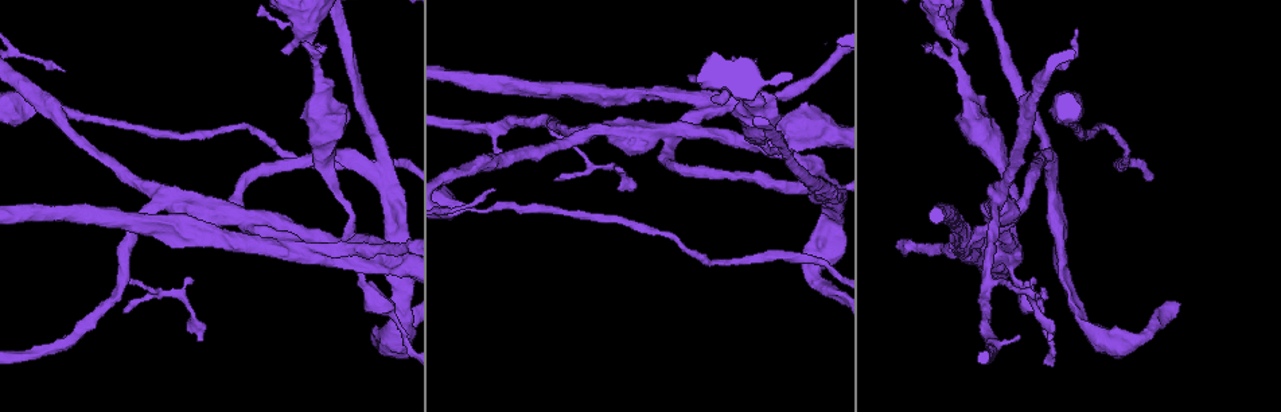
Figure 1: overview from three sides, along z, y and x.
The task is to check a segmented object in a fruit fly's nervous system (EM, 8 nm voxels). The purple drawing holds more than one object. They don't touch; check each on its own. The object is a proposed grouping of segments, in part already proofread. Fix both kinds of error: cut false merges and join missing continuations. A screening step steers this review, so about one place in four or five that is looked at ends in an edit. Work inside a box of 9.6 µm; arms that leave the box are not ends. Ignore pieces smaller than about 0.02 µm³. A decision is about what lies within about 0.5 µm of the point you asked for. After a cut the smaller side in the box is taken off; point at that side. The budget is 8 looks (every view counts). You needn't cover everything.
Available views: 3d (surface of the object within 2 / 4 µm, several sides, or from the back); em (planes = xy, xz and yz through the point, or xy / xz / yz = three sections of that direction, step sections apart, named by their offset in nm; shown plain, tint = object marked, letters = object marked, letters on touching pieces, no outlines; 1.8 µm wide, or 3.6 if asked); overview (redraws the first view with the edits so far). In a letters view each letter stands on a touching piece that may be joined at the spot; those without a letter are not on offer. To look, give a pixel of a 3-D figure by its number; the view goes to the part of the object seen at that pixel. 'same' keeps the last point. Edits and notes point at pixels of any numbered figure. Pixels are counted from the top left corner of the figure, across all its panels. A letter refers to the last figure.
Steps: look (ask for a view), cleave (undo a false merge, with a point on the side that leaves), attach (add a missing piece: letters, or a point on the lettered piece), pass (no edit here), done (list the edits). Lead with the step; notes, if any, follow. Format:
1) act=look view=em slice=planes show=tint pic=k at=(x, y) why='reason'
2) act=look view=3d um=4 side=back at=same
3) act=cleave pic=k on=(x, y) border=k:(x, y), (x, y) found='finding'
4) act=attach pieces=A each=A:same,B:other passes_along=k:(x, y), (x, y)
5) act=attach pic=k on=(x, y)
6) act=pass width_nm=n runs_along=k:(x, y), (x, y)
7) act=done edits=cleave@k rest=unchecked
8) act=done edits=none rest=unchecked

act=look view=3d um=4 pic=1 at=(237, 215) why='arms part here'

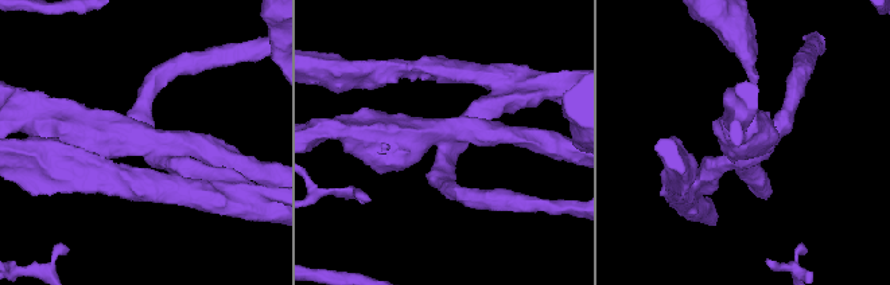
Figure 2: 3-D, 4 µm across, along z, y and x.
act=look view=em slice=planes show=letters pic=2 at=(441, 136) why='shape alone is not enough'

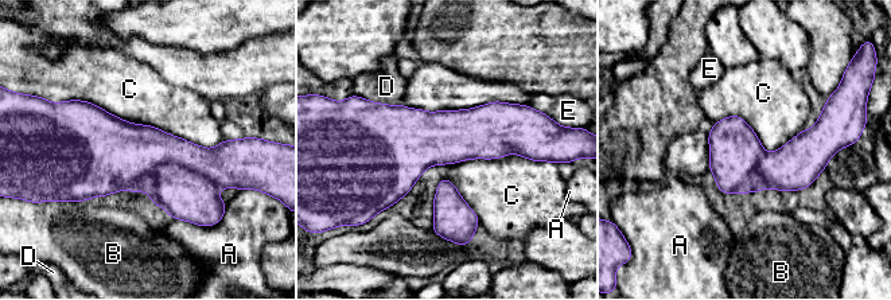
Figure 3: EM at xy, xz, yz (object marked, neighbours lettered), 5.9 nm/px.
act=cleave pic=3 on=(187, 195) each=A:other,B:other,C:other,D:other,E:other found='two cells meet here'

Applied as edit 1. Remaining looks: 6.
act=look view=3d um=4 pic=1 at=(1019, 338) why='free end'

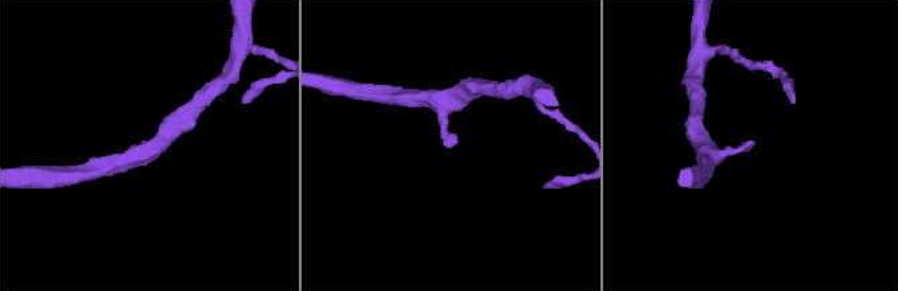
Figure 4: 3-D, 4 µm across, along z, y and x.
act=look view=em um=3.6 slice=xy step=8 show=tint pic=4 at=(754, 141) why='now the EM'

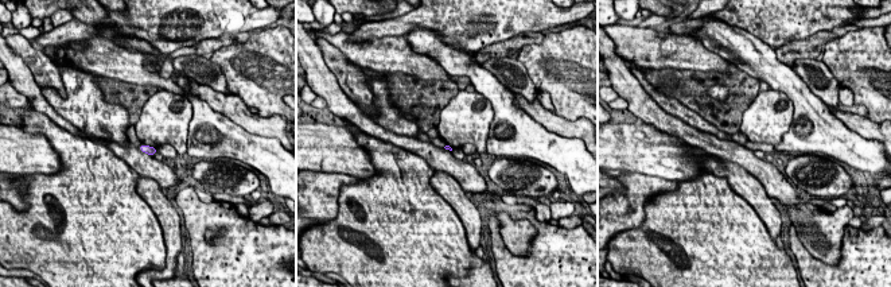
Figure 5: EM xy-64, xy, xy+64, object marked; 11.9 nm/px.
act=look view=em um=3.6 slice=planes show=letters at=same

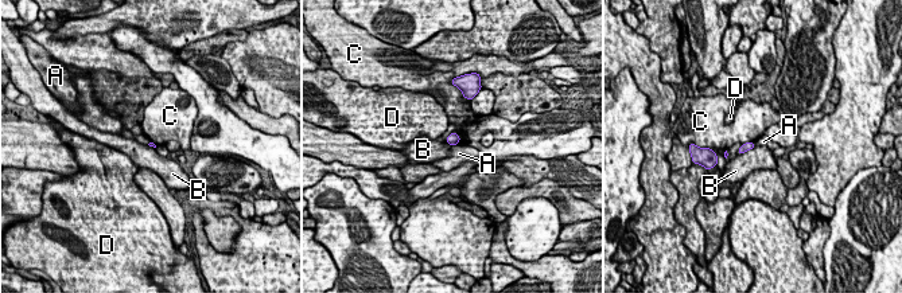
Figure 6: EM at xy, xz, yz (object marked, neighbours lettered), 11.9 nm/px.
act=pass longest_contact=B:260nm each=A:other,B:other,C:other,D:other found='no lettered piece goes on from it'

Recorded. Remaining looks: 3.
act=look view=3d um=4 pic=1 at=(343, 238) why='sharp bend'

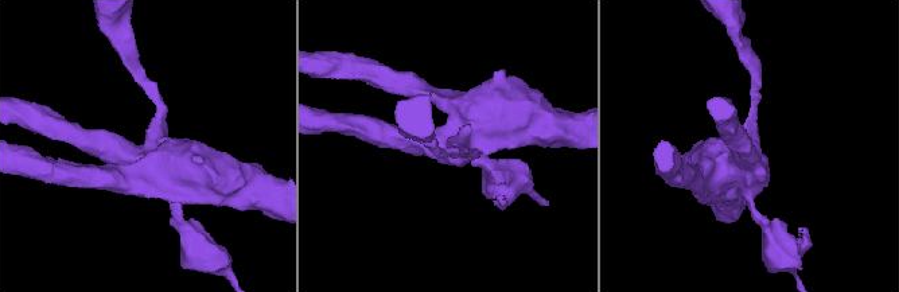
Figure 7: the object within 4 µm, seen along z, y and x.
act=look view=em um=3.6 slice=yz step=8 show=tint pic=7 at=(458, 143) why='now the EM'

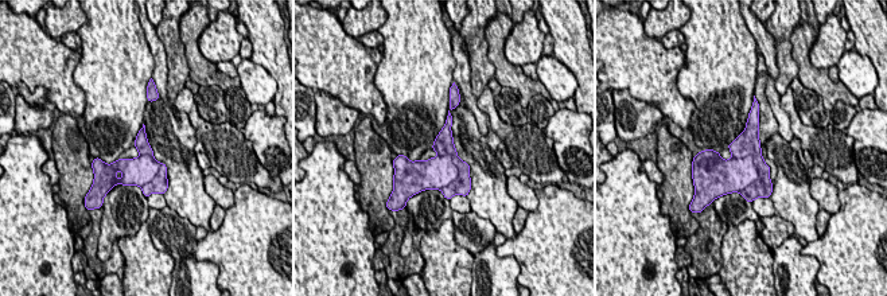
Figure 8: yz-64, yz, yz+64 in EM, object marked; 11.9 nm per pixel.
act=look view=em um=3.6 slice=xy step=16 show=letters at=same

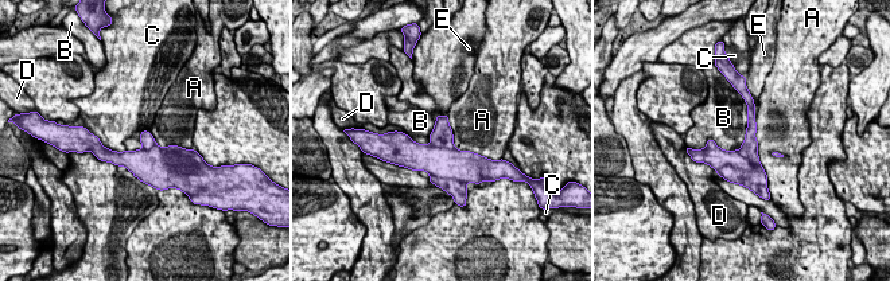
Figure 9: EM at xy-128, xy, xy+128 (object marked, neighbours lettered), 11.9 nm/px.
act=pass width_nm=160 each=A:other,B:other,C:other,D:other,E:other border=9:(742, 96), (743, 143), (699, 149) found='all the same cell'

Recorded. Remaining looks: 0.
act=done edits=cleave@3 rest=unchecked

